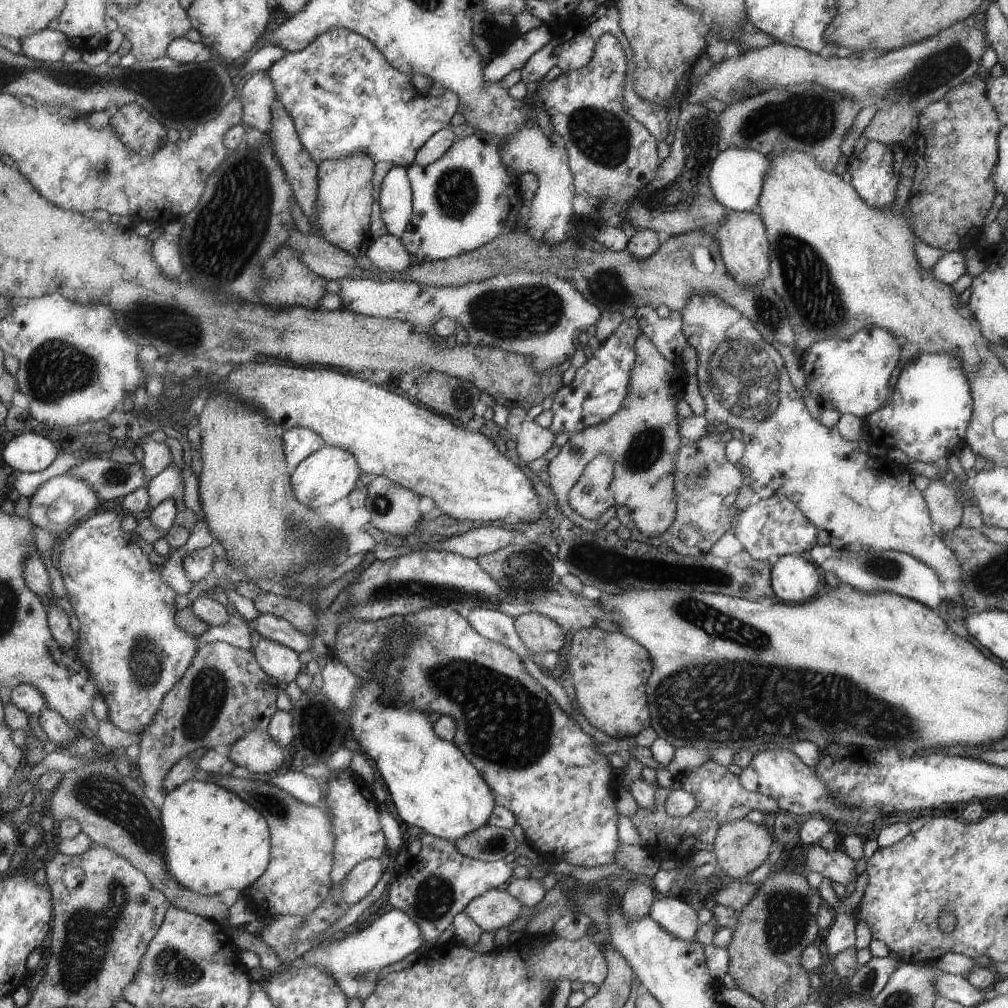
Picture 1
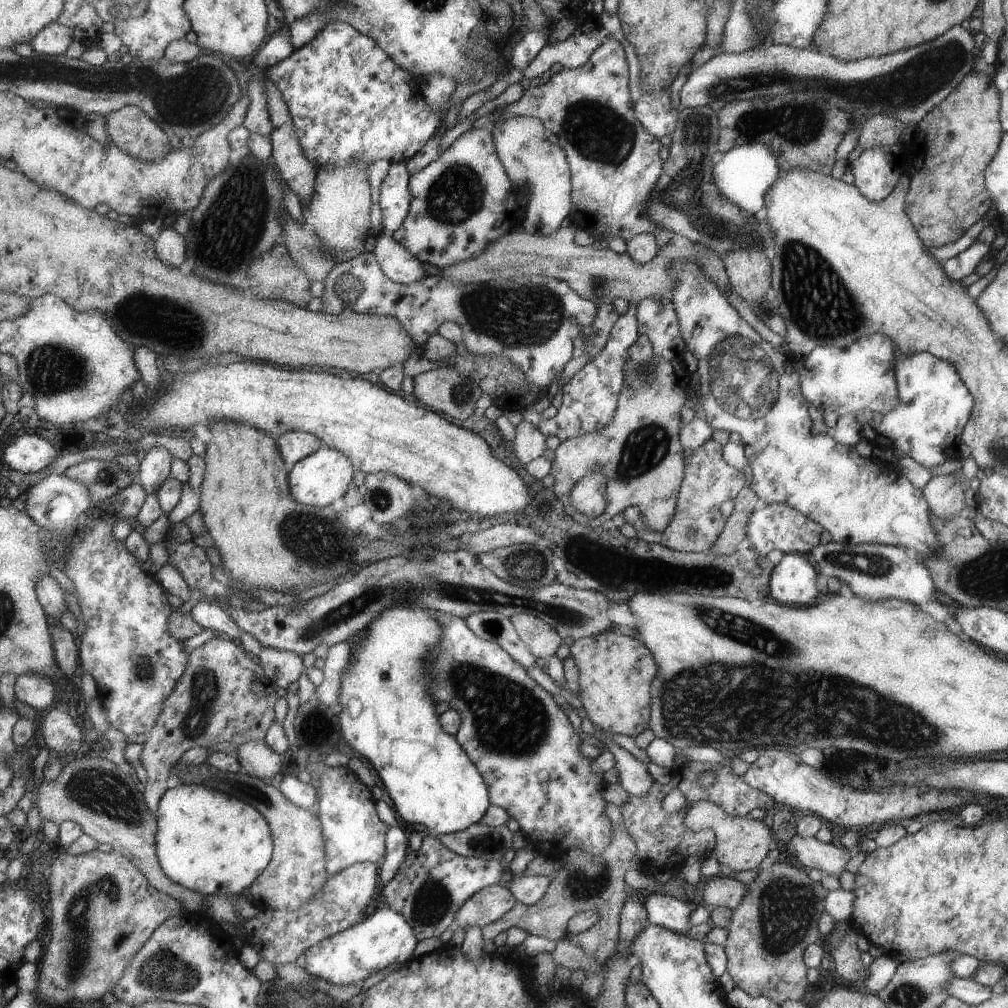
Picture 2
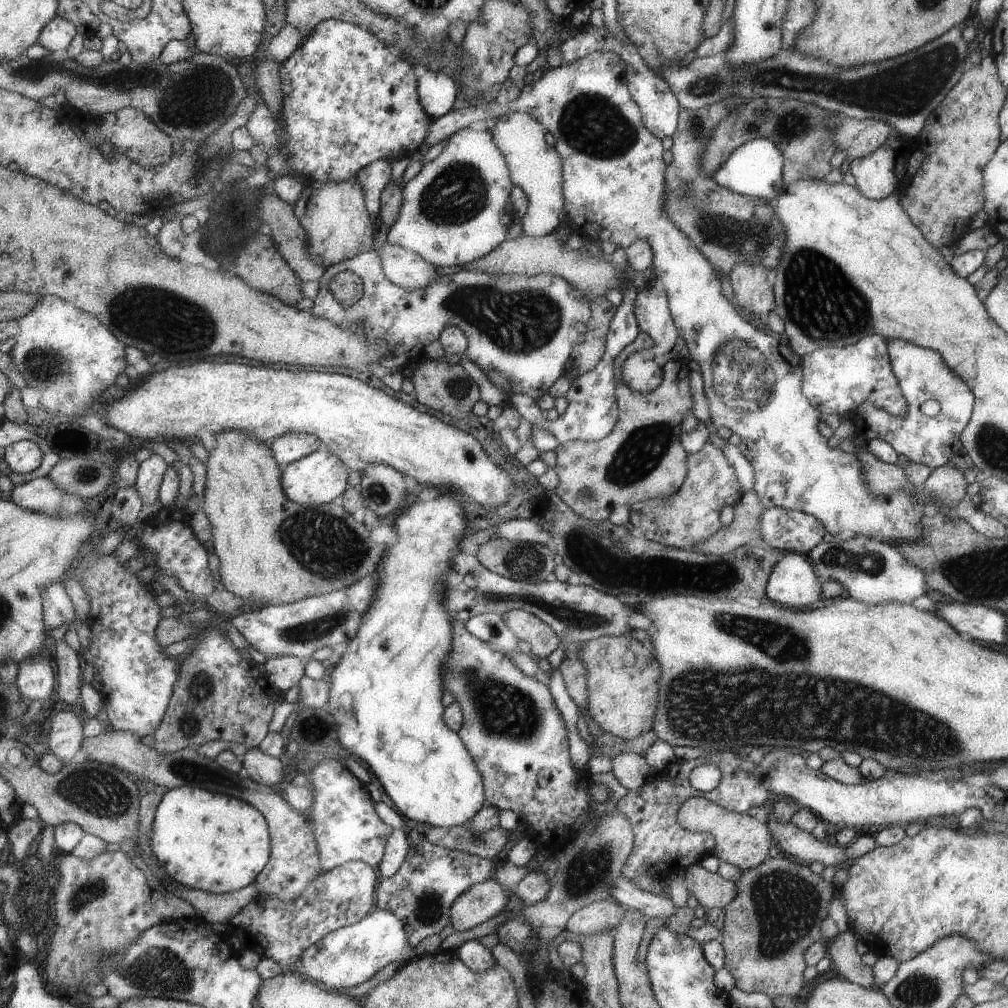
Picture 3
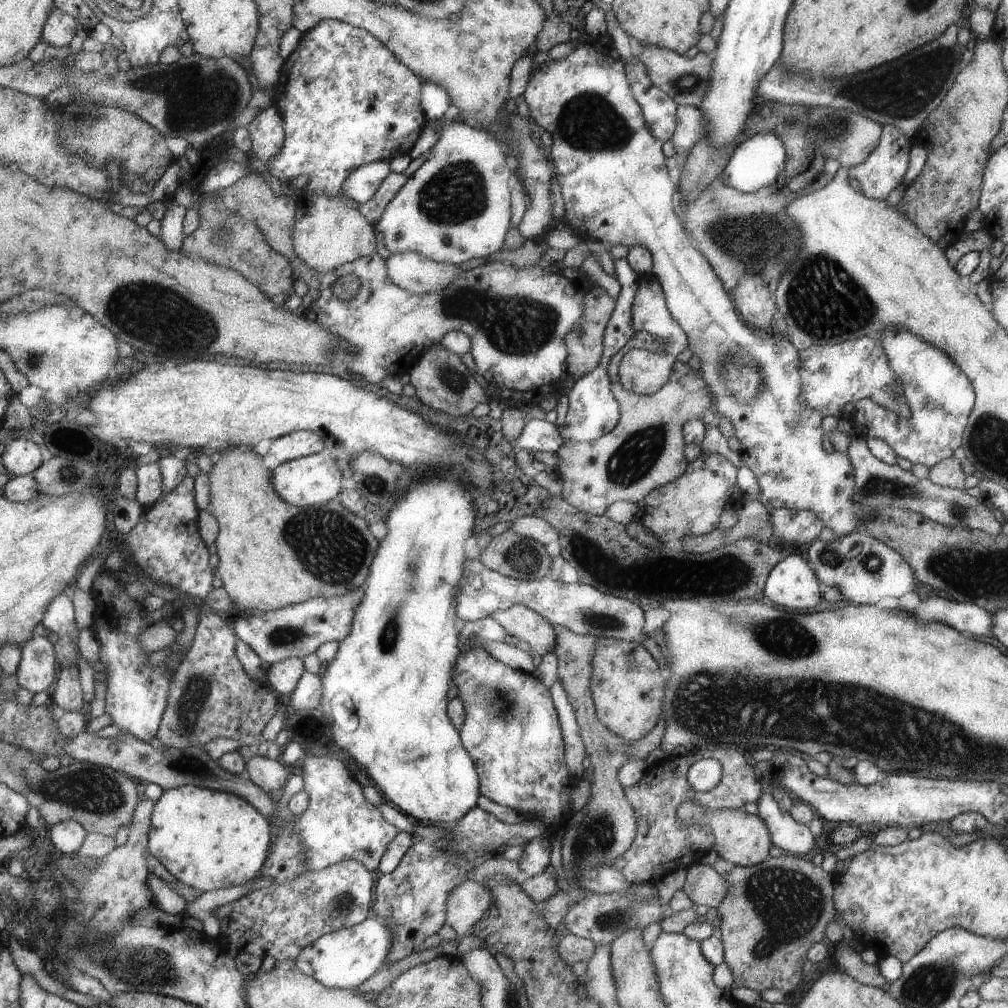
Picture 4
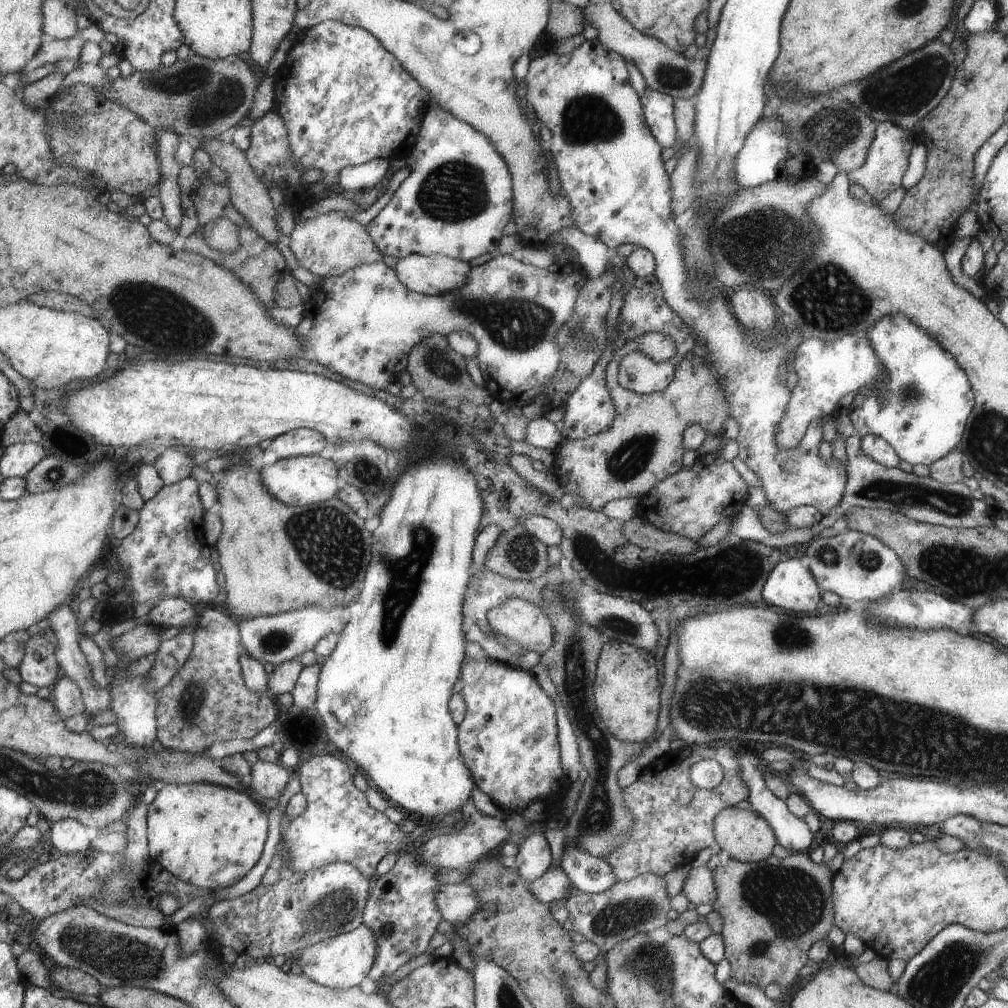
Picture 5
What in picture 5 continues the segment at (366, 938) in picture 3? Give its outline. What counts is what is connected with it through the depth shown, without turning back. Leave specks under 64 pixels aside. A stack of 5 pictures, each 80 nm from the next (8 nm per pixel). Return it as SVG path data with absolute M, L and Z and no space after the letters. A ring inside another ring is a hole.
M363 923L348 933L308 946L296 958L301 965L303 976L326 987L345 990L359 986L365 980L376 961L377 949L379 942L376 932Z

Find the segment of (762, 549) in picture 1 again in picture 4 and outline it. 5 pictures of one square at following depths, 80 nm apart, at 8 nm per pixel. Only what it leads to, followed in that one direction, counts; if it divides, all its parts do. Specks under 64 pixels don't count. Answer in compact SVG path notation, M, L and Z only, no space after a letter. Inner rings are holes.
M807 509L770 510L770 523L771 540L775 540L775 544L781 544L783 548L784 542L791 541L792 545L813 542L824 526L822 520Z

